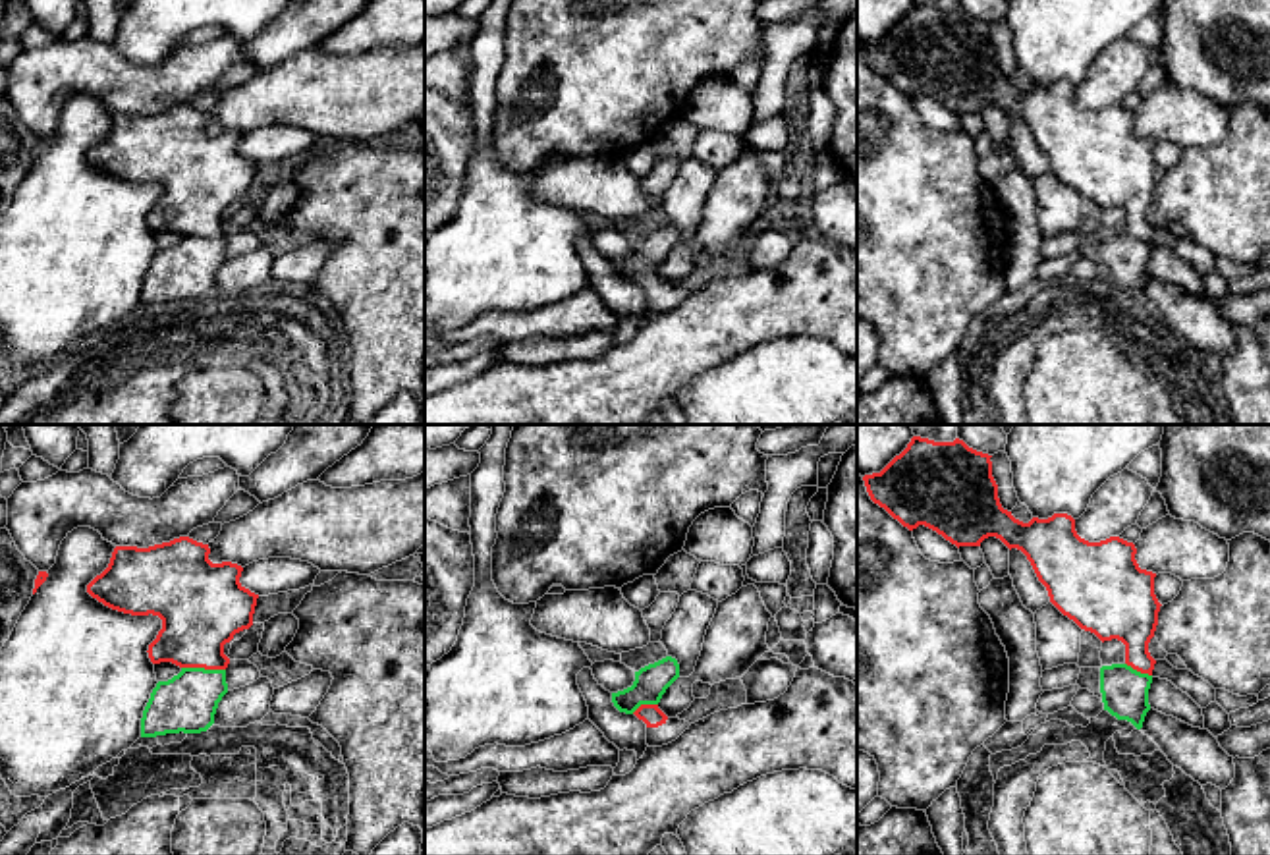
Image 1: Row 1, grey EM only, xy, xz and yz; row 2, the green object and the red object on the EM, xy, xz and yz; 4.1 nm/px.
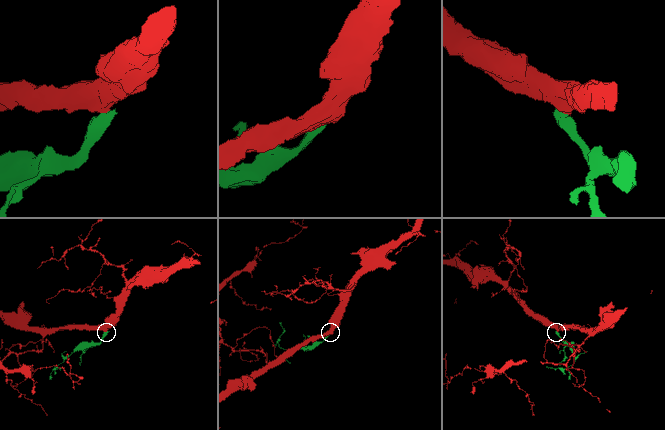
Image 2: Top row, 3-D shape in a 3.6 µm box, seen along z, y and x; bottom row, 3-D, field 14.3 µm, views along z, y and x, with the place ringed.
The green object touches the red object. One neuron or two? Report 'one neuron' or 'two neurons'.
two neurons

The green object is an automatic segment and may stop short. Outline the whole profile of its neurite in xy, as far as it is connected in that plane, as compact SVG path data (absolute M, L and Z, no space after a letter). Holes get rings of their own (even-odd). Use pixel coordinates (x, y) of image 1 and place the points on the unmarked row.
M181 235L152 257L141 286L141 305L207 299L226 261L226 237Z

